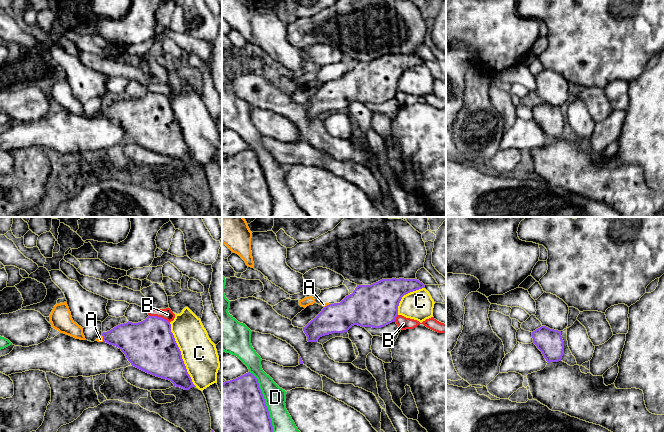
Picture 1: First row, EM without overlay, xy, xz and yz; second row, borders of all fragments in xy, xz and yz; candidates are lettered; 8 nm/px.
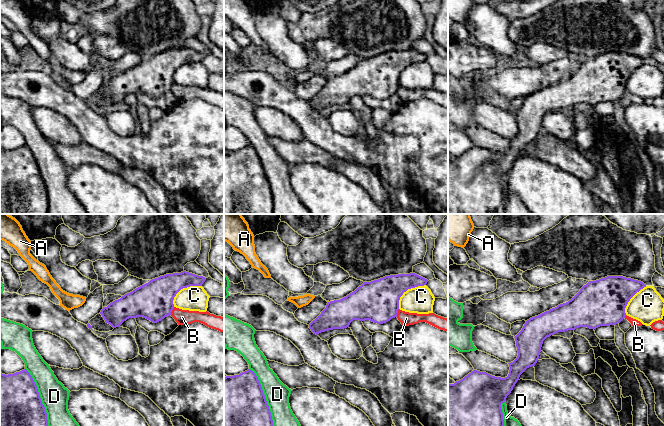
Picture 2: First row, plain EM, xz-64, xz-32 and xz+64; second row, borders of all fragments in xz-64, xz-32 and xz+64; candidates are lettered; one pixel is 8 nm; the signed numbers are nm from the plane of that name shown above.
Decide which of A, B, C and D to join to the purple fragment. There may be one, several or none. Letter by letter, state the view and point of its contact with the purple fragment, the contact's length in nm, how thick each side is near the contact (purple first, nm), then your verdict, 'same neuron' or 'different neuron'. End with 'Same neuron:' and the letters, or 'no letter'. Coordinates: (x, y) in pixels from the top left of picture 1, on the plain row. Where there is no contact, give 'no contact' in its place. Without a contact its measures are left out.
A: xy (103, 114) | 60 nm | 280/50 nm | different neuron
B: xy (159, 93) | 180 nm | 420/90 nm | different neuron
C: xy (180, 130) | 550 nm | 400/280 nm | different neuron
D: xz (266, 182) | 600 nm | 500/190 nm | different neuron
Same neuron: no letter

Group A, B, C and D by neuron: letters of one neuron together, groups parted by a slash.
A / B / C / D

